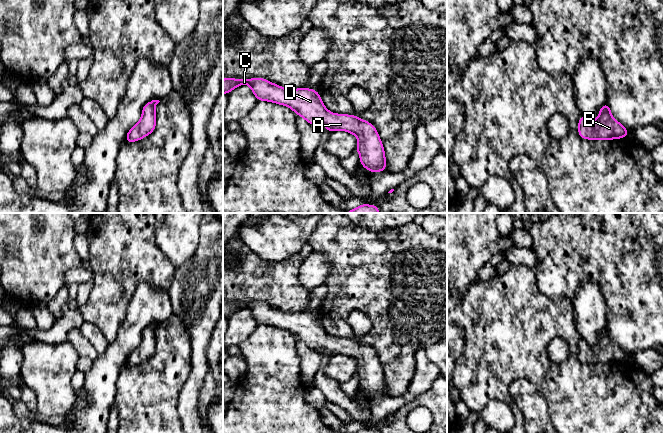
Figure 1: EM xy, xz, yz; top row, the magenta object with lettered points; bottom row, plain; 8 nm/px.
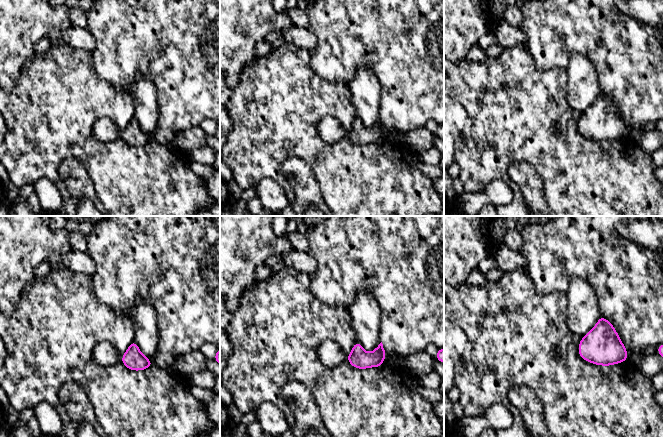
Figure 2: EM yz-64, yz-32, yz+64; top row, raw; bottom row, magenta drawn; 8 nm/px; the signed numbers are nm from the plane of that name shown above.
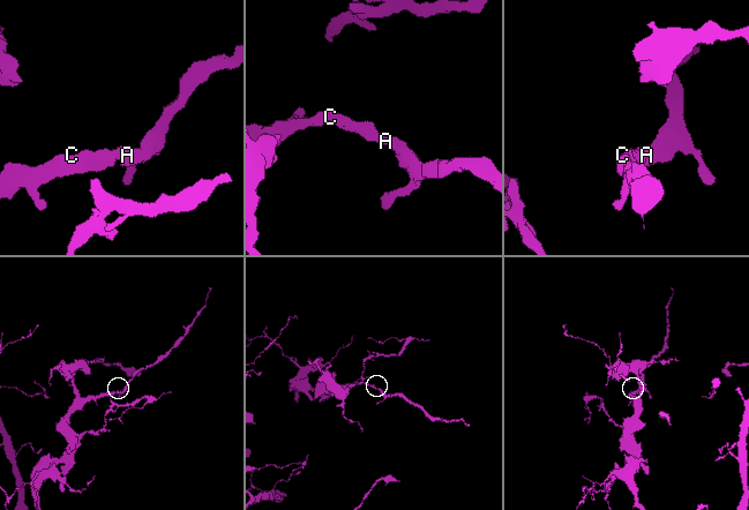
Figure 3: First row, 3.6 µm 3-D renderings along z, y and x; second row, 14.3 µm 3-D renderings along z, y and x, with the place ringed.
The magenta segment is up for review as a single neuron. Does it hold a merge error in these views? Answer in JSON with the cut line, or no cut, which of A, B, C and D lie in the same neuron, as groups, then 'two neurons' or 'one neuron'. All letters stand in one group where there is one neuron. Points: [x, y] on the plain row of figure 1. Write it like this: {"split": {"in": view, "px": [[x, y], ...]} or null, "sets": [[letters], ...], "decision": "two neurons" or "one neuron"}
{"split": null, "sets": [["A", "B", "C", "D"]], "decision": "one neuron"}

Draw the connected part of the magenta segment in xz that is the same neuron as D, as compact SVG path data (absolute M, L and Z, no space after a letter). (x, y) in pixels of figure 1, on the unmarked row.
M264 302L223 303L223 317L229 318L240 309L249 309L259 325L269 325L292 333L310 349L323 348L329 357L337 354L354 358L359 367L356 375L361 389L371 397L386 394L385 375L377 353L355 339L328 335L318 315L310 312L285 313Z

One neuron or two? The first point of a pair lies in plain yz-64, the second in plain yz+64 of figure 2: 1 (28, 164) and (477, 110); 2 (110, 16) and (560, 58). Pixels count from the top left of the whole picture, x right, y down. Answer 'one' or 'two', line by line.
1: one
2: one

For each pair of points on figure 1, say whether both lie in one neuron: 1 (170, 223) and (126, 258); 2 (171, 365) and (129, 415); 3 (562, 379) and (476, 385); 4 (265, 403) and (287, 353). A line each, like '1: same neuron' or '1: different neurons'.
1: different neurons
2: same neuron
3: same neuron
4: same neuron

